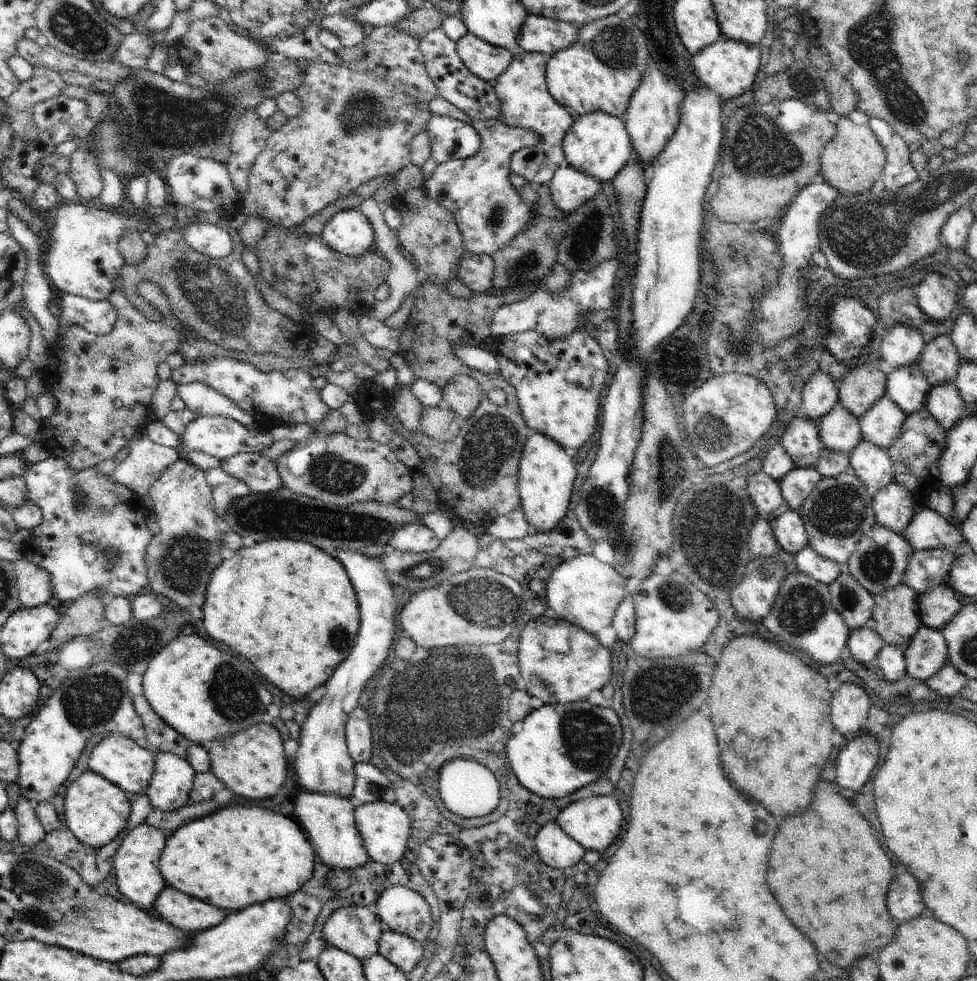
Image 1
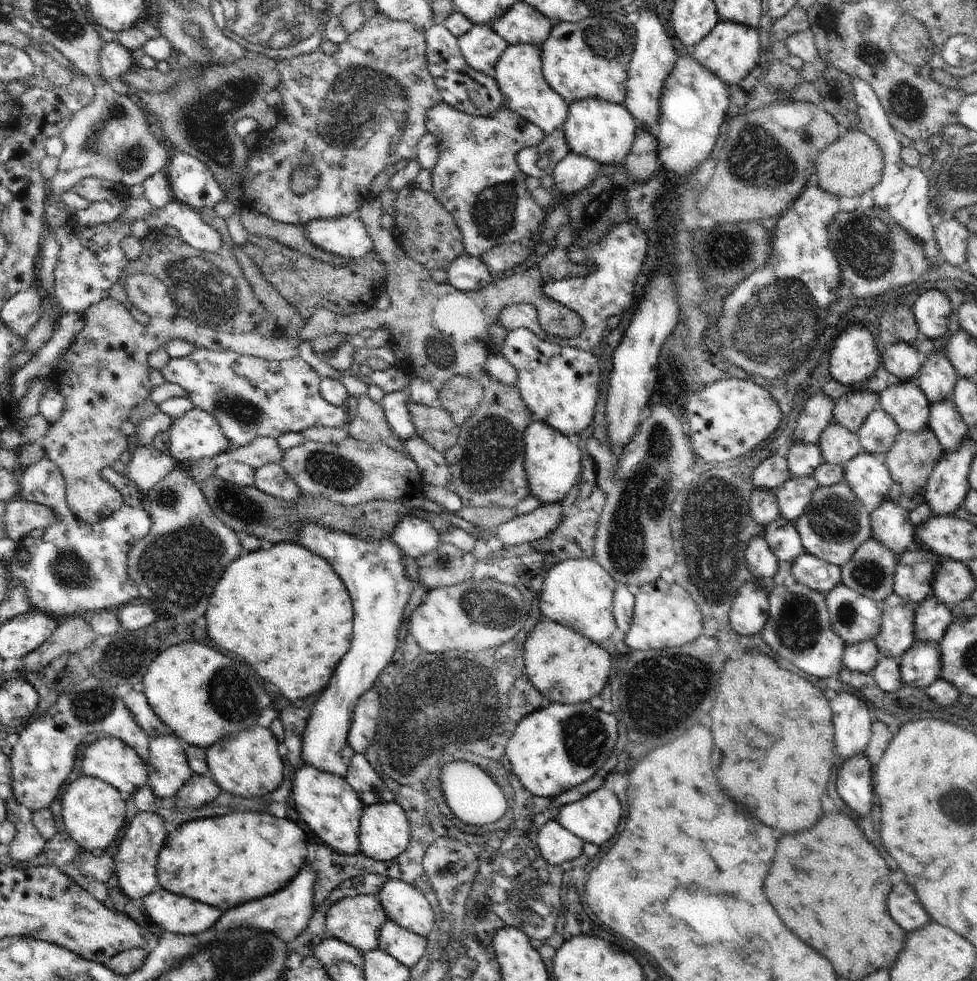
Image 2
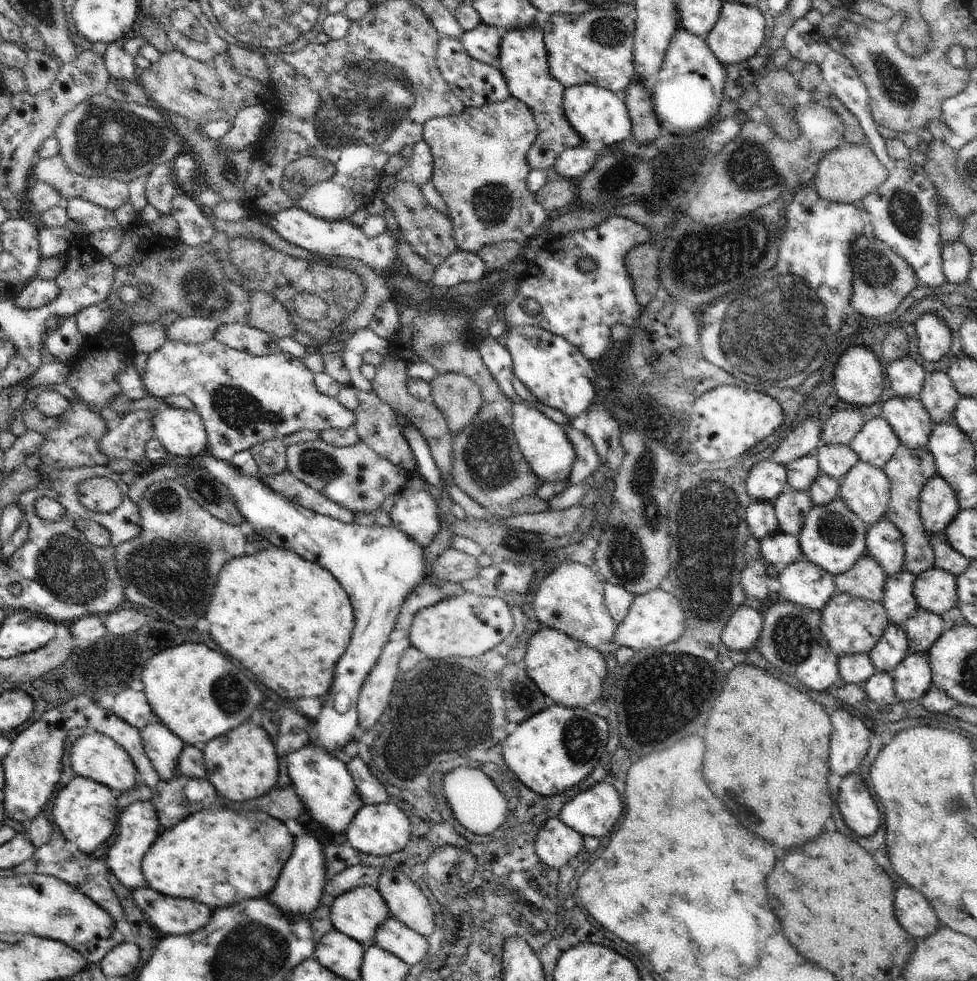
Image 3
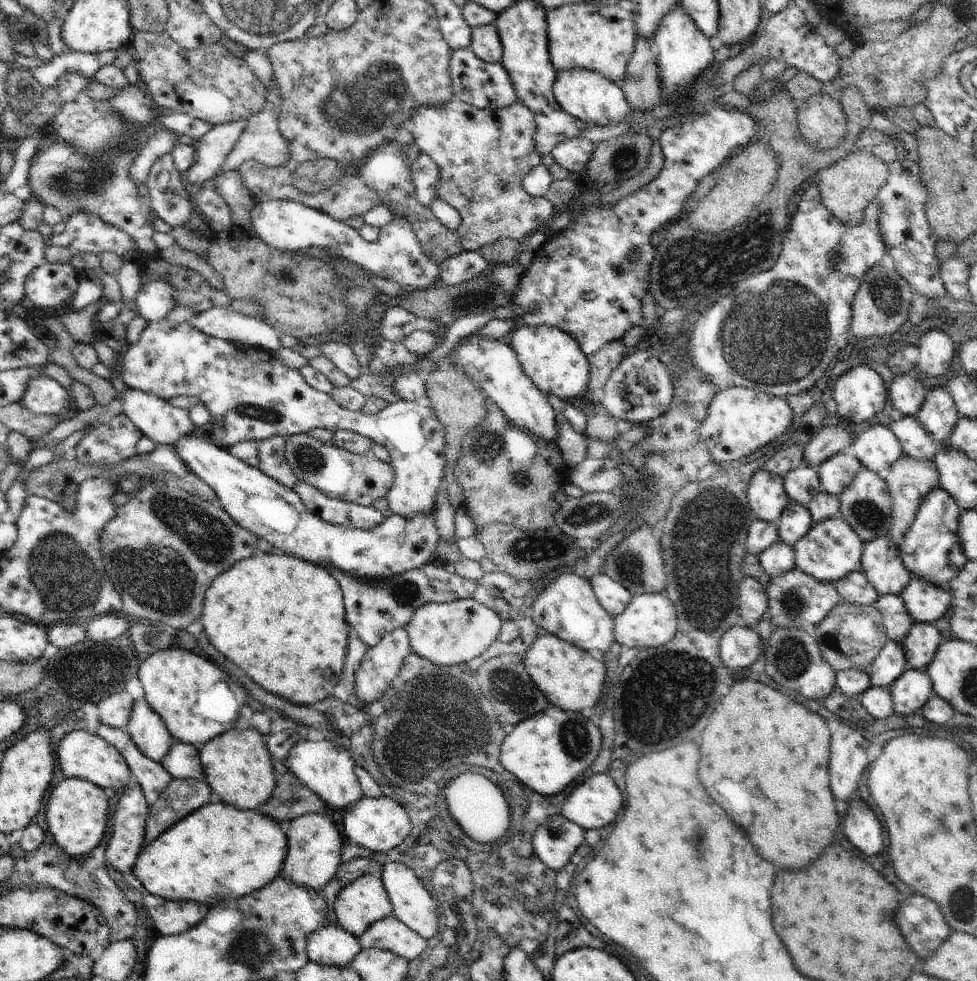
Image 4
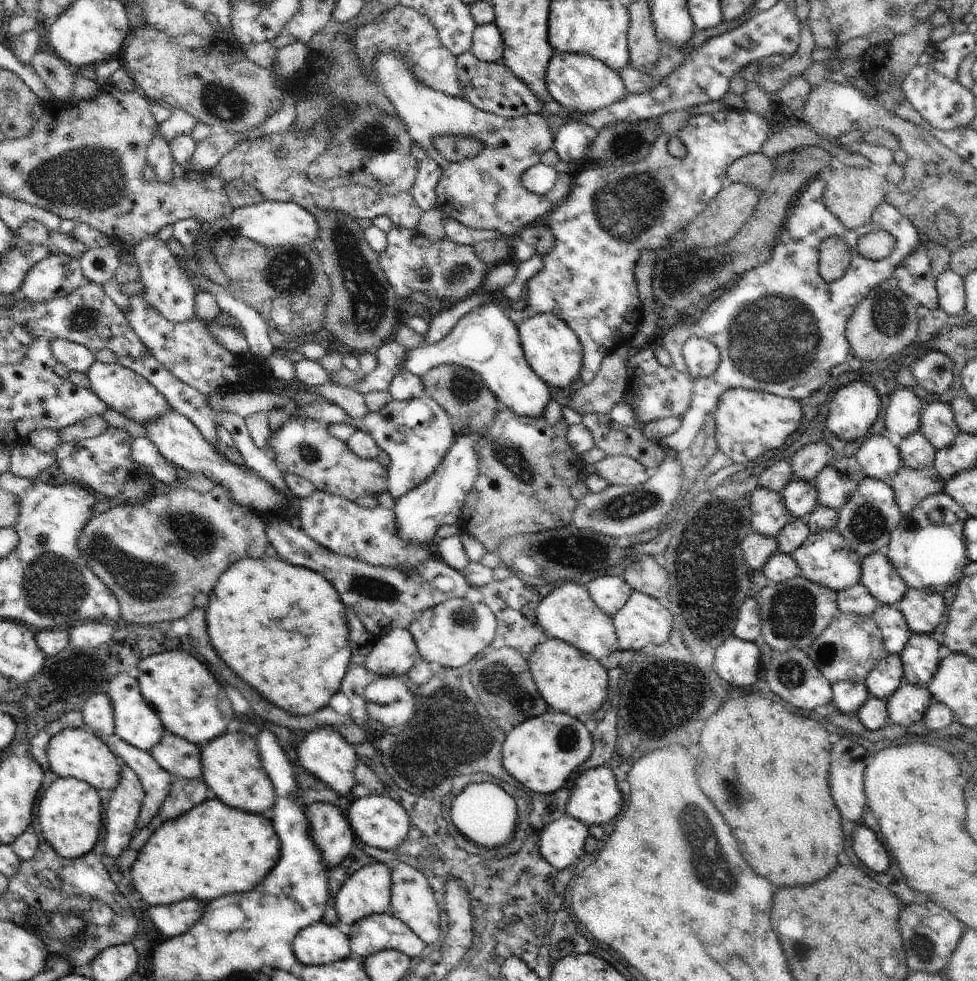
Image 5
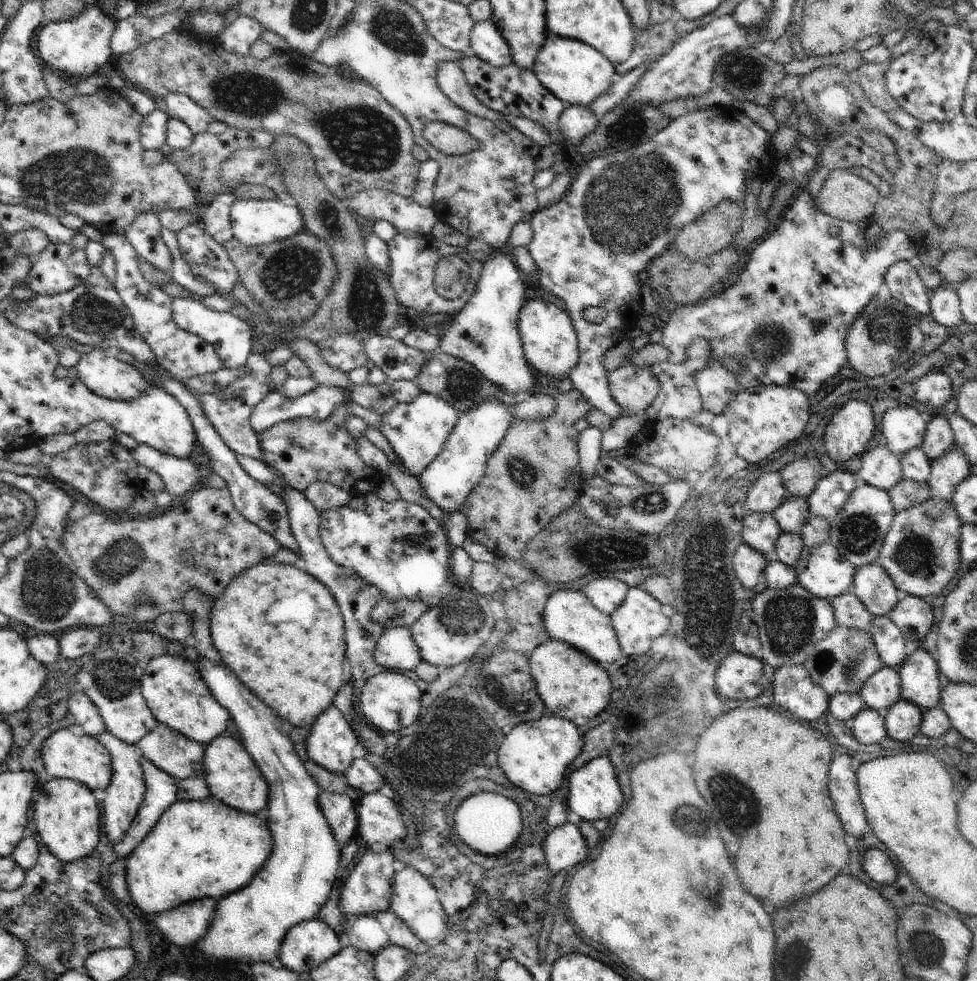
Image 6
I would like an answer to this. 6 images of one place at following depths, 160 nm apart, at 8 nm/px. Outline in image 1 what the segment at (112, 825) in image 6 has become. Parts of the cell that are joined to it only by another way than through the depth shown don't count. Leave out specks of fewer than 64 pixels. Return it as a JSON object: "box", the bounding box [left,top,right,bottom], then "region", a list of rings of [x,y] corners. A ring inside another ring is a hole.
{"box":[113,822,167,911],"region":[[[144,822],[137,826],[120,845],[113,860],[113,874],[117,878],[119,891],[128,898],[129,902],[138,908],[152,911],[155,900],[164,887],[167,886],[159,869],[159,860],[165,847],[167,837],[157,828]]]}

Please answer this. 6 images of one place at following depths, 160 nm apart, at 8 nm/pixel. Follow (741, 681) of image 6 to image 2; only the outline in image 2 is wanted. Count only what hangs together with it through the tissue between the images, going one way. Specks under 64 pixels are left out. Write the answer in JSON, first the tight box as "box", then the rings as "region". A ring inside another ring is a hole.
{"box":[730,582,769,636],"region":[[[754,582],[740,588],[730,612],[730,626],[736,634],[754,636],[762,632],[769,616],[767,596],[767,590]]]}

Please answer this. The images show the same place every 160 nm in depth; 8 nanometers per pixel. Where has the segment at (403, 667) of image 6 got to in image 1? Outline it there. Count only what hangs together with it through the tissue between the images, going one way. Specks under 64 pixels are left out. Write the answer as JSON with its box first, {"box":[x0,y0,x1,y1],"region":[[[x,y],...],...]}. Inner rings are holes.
{"box":[345,709,373,763],"region":[[[354,709],[345,724],[345,739],[349,755],[356,763],[370,763],[373,753],[372,729],[370,716],[360,710]]]}

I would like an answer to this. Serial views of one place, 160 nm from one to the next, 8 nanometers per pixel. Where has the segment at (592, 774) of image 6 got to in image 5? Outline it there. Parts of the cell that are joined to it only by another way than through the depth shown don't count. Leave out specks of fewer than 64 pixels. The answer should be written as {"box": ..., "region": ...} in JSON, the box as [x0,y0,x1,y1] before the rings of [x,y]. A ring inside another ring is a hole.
{"box":[565,767,622,826],"region":[[[598,767],[576,779],[565,809],[566,815],[587,826],[600,826],[621,816],[622,803],[615,774],[606,767]]]}

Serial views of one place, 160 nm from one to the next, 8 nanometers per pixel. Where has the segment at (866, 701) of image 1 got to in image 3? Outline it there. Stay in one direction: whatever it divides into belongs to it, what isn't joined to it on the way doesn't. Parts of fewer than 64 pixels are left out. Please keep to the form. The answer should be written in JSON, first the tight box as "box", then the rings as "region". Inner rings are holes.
{"box":[830,710,872,776],"region":[[[836,710],[832,720],[832,742],[830,742],[830,770],[848,776],[858,770],[867,756],[872,732],[864,722],[852,716],[848,710]]]}

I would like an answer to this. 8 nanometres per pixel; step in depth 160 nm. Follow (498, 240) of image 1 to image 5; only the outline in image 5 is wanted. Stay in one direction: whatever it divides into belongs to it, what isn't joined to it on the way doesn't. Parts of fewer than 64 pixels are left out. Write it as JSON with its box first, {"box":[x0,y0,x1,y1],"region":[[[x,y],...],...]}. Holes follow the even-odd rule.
{"box":[375,53,554,239],"region":[[[382,53],[375,59],[376,82],[388,98],[399,118],[404,123],[407,133],[414,143],[426,150],[428,157],[433,158],[441,167],[442,174],[438,181],[436,192],[438,208],[448,217],[454,217],[458,222],[471,229],[493,231],[498,237],[507,239],[521,232],[530,225],[542,222],[554,209],[554,205],[546,195],[537,195],[522,186],[521,176],[530,167],[539,163],[539,158],[547,150],[552,149],[553,134],[544,114],[528,113],[527,115],[507,119],[500,115],[476,108],[462,97],[453,97],[428,88],[418,82],[409,68],[410,63],[398,58],[393,53]],[[446,135],[461,135],[483,143],[484,148],[476,156],[461,161],[446,160],[434,146],[434,139]]]}

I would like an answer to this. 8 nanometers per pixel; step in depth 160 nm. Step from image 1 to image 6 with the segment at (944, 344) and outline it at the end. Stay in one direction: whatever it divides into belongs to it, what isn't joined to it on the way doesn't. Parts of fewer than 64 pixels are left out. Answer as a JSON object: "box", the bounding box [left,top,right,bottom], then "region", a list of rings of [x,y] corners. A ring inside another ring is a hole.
{"box":[920,415,955,461],"region":[[[934,415],[929,417],[926,432],[920,448],[933,461],[946,454],[955,444],[955,436],[947,416]]]}

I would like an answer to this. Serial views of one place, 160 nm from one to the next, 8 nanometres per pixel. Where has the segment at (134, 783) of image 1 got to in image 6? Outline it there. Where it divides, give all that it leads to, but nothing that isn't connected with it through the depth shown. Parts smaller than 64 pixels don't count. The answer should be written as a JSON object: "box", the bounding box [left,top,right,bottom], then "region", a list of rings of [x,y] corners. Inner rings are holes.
{"box":[42,727,113,791],"region":[[[68,727],[57,730],[44,742],[42,756],[46,772],[50,778],[65,778],[81,782],[91,791],[97,788],[107,789],[113,777],[112,759],[106,747],[98,742],[97,738],[90,735],[78,736],[72,733]]]}

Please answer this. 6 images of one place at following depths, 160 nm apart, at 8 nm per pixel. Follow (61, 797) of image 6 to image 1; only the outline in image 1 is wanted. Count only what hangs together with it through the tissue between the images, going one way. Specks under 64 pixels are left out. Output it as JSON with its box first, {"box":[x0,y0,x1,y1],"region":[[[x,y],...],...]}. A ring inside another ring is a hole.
{"box":[64,771,131,848],"region":[[[84,771],[69,787],[64,803],[67,827],[82,844],[102,848],[126,828],[131,802],[126,791],[94,771]]]}

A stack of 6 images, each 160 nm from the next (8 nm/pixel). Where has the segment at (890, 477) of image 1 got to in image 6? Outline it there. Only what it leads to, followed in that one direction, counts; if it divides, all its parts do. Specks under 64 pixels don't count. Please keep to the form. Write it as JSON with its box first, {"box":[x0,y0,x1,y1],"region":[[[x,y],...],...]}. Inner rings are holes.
{"box":[829,483,896,570],"region":[[[861,483],[850,494],[843,509],[838,511],[830,522],[829,542],[858,570],[860,567],[876,562],[896,513],[889,491]]]}

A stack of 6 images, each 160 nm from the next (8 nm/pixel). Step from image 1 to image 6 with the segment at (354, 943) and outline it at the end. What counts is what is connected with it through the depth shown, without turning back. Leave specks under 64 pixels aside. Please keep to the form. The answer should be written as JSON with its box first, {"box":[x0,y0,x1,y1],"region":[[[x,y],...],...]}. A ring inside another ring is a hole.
{"box":[339,848,396,916],"region":[[[369,848],[353,869],[345,872],[345,882],[339,898],[339,909],[347,916],[379,913],[389,909],[395,875],[396,849]]]}

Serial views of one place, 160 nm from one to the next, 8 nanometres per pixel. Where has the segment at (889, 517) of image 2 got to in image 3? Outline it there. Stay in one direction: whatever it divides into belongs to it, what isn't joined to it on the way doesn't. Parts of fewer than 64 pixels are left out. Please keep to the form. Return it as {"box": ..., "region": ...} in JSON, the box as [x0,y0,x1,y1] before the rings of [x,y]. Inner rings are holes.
{"box":[865,517,905,578],"region":[[[886,517],[867,528],[865,553],[874,558],[878,566],[882,566],[886,578],[890,578],[892,574],[900,574],[905,569],[902,532]]]}

